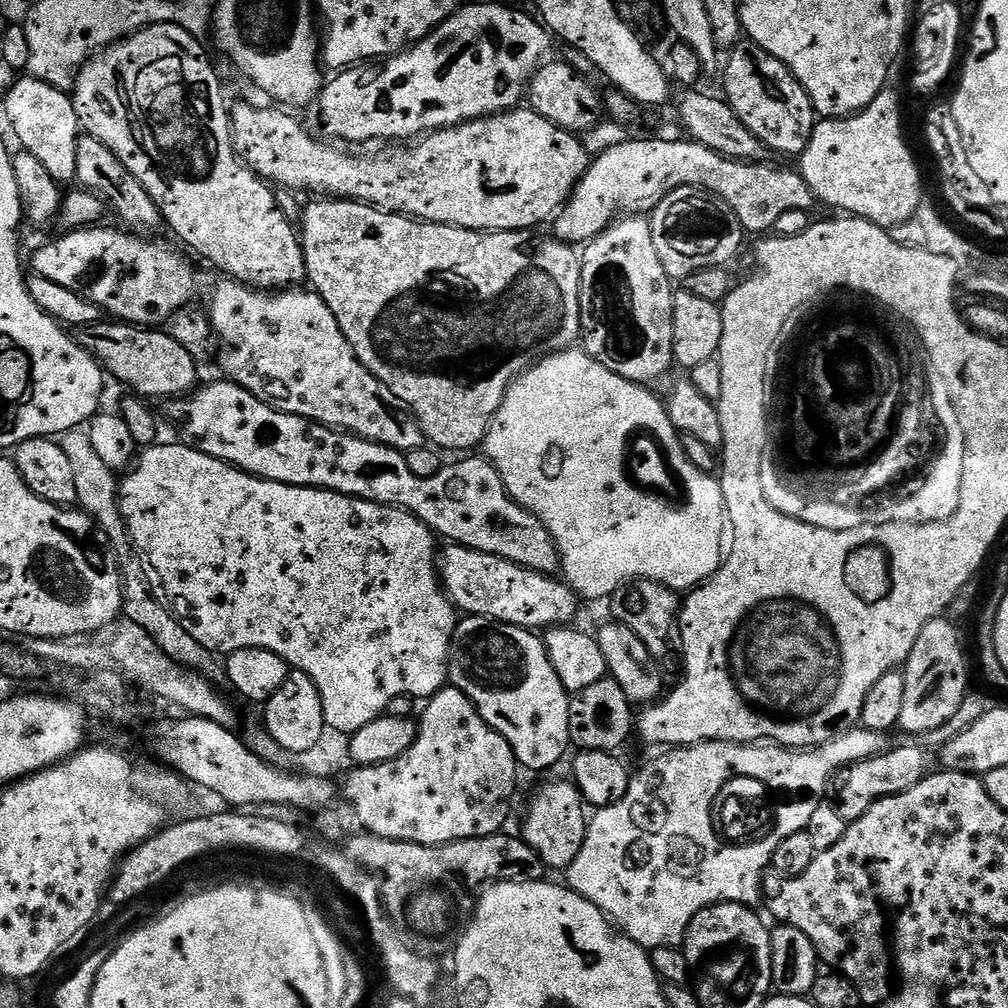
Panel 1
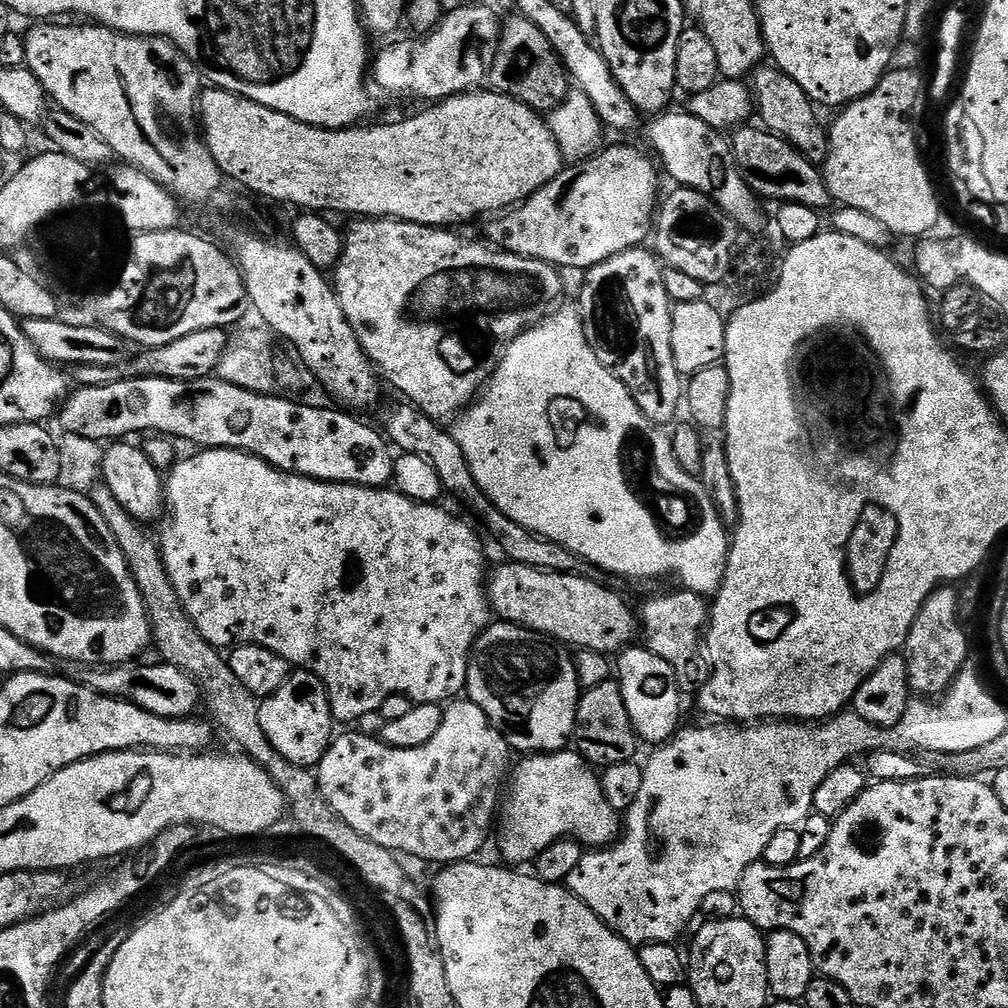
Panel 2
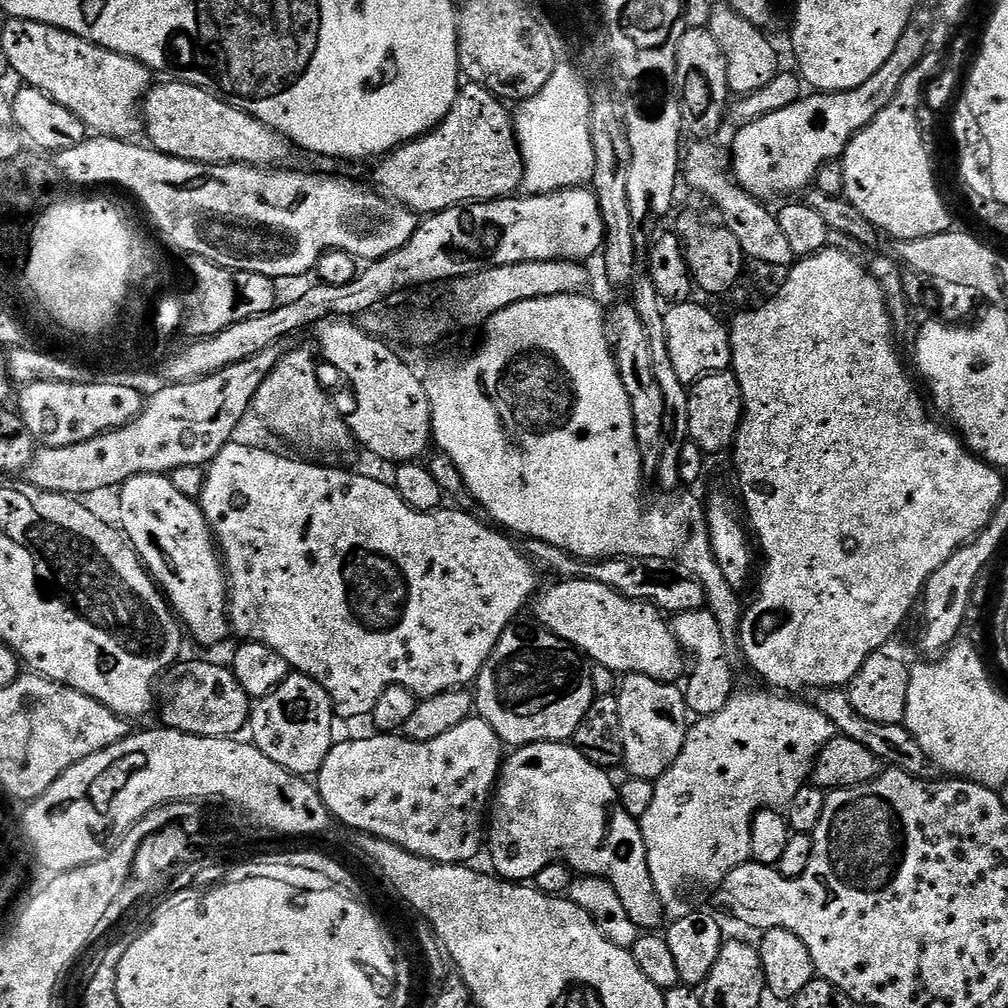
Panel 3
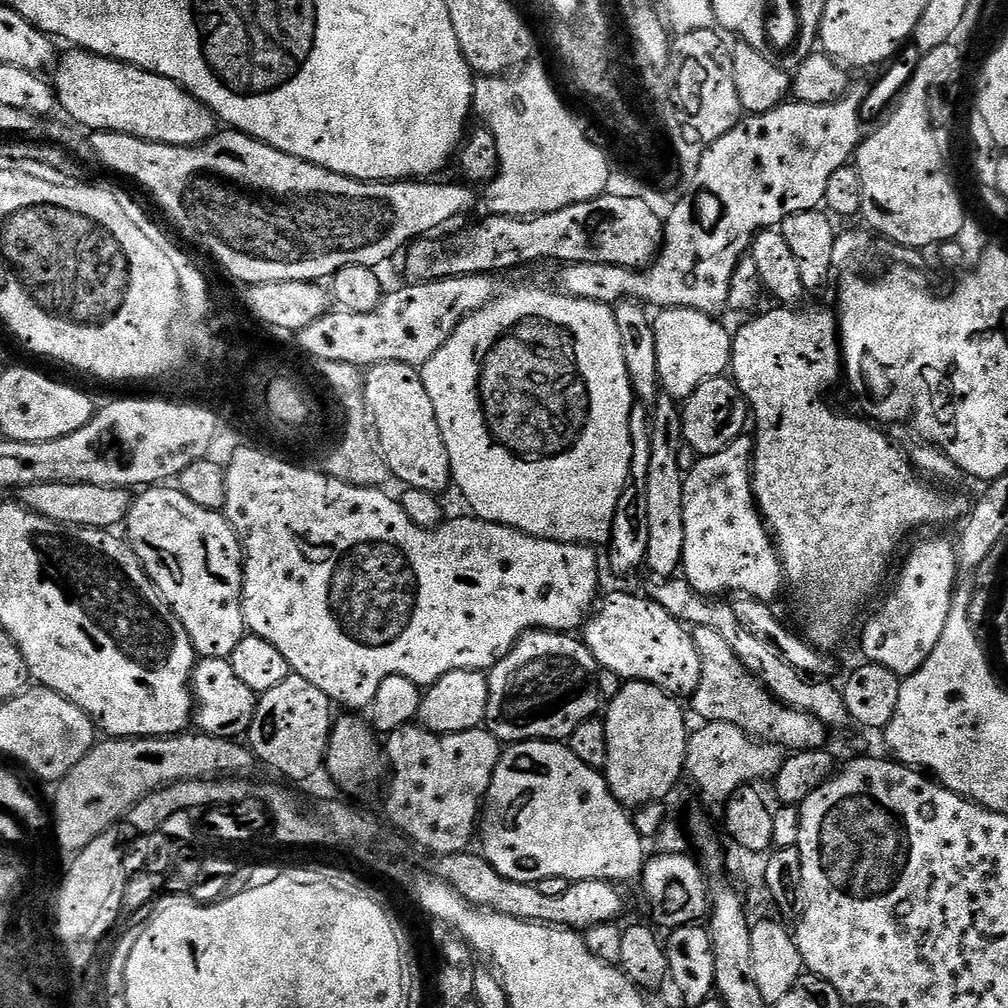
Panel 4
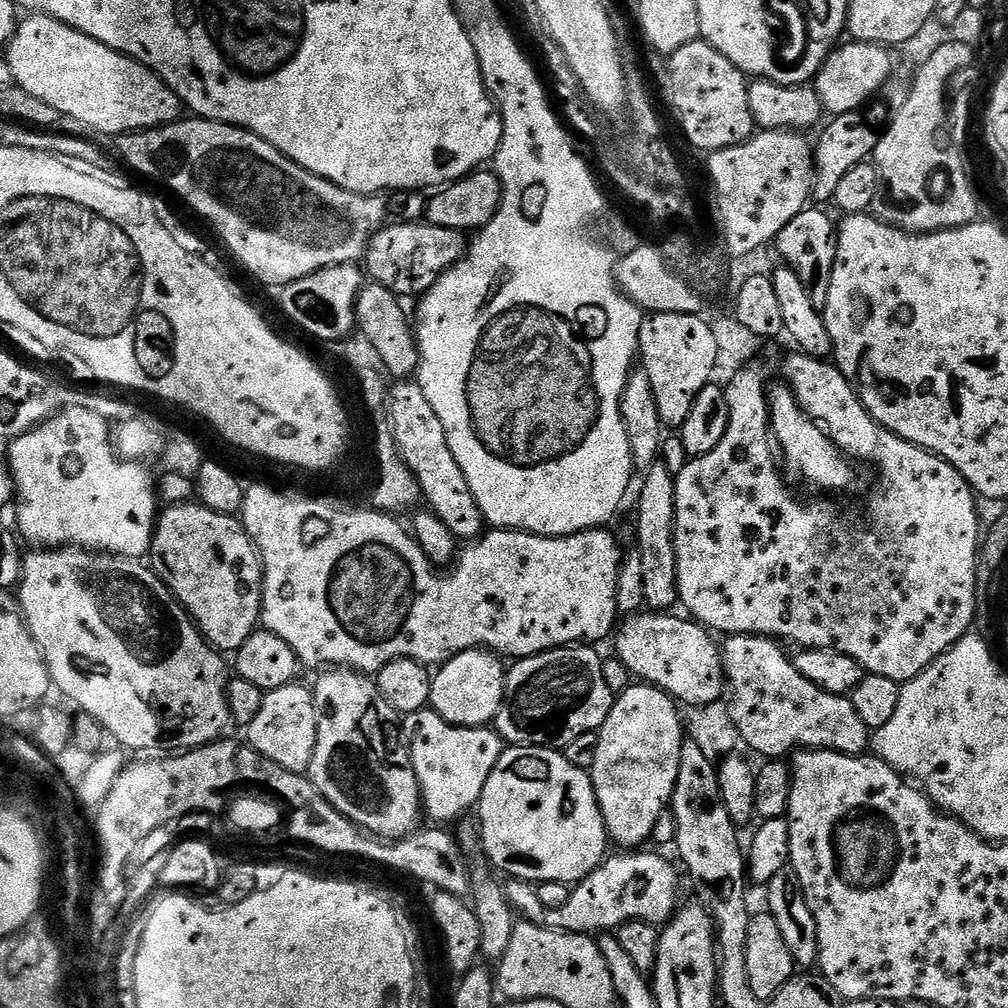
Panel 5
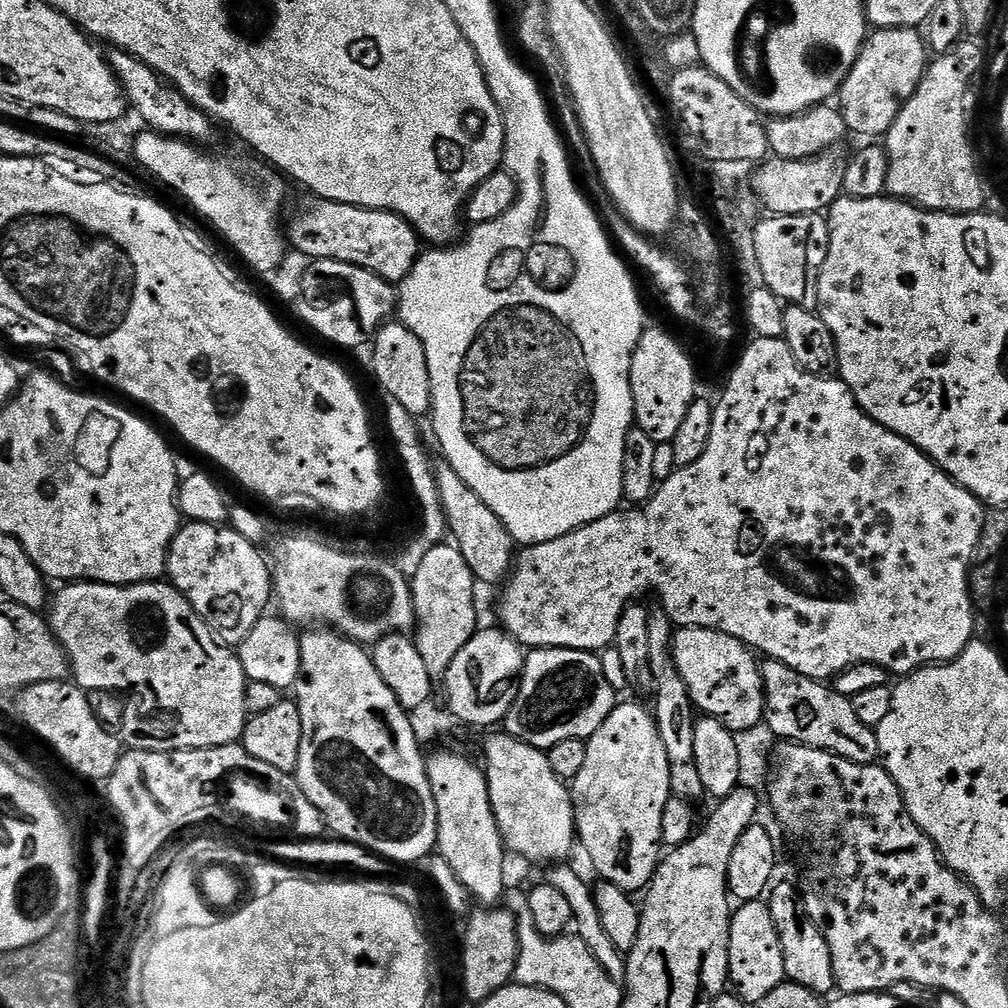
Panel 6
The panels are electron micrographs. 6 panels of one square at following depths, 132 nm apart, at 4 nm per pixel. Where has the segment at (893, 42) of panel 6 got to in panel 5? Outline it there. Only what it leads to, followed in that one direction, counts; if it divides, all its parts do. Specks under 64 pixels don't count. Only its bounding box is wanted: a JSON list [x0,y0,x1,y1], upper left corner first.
[814,43,892,117]

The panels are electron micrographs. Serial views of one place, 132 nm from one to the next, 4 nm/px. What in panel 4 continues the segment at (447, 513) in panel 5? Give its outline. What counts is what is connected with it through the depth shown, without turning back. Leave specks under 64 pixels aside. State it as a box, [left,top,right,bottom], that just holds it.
[364,362,453,494]

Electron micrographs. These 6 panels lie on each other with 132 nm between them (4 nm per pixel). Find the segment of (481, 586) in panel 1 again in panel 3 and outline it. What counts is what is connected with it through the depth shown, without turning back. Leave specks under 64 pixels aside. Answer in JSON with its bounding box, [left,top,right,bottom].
[534,579,686,682]

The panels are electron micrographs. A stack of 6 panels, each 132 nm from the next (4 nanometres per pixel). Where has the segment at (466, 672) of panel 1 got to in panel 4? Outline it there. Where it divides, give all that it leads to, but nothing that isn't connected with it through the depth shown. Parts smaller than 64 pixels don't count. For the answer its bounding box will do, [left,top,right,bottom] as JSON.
[484,630,602,746]

